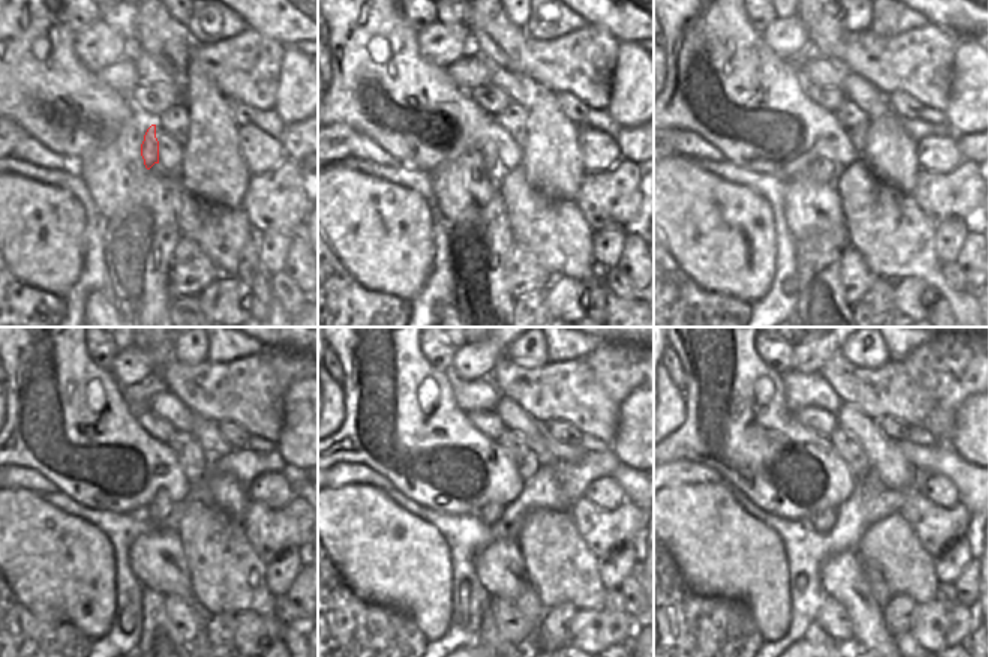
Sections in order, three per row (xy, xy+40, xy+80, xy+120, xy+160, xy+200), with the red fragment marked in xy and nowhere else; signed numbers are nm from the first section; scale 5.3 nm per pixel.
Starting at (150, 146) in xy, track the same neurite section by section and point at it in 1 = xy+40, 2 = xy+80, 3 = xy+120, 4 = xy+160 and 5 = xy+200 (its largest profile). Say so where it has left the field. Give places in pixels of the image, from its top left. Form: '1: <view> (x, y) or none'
1: xy+40 (488, 153)
2: xy+80 (837, 168)
3: xy+120 (159, 509)
4: xy+160 (491, 513)
5: xy+200 (823, 522)

